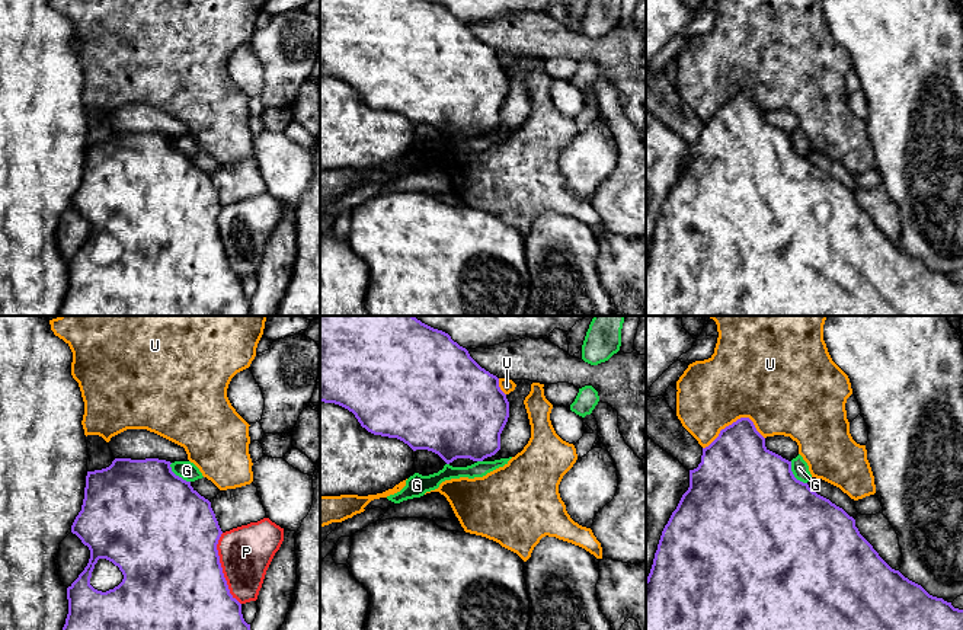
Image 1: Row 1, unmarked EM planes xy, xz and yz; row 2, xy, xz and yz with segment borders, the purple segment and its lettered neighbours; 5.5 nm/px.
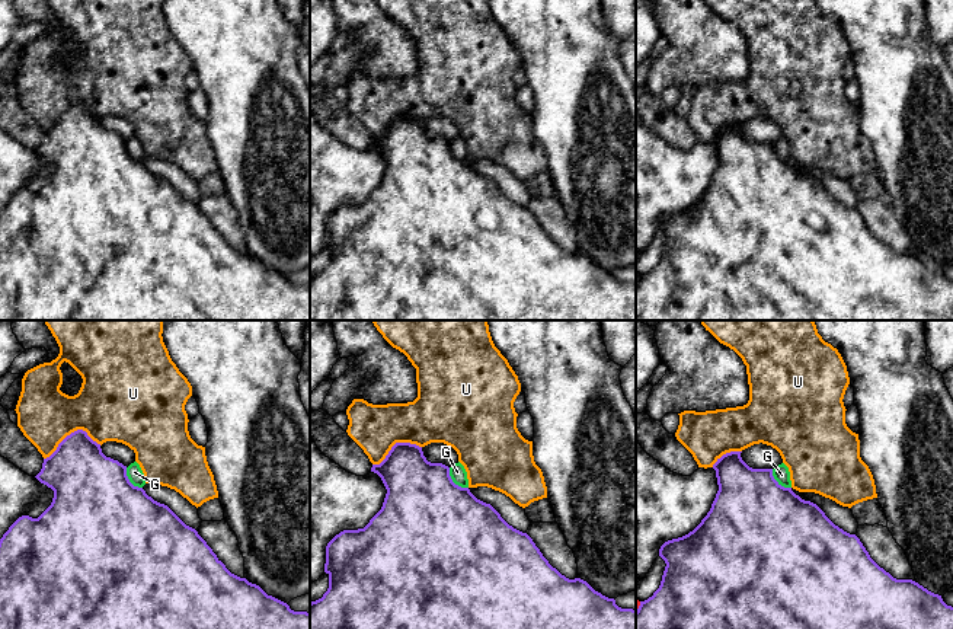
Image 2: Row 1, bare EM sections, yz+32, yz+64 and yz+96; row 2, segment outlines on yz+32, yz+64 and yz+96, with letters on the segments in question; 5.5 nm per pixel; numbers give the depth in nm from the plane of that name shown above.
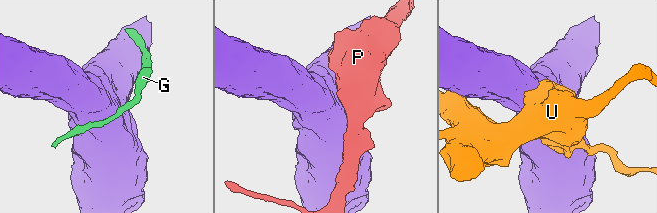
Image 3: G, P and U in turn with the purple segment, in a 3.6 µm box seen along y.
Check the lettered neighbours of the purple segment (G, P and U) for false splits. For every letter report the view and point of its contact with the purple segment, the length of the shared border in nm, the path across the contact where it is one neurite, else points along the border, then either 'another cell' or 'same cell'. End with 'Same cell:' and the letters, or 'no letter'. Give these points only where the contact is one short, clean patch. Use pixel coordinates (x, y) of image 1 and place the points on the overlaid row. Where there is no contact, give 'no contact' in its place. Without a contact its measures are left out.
G: meets purple in yz at (793, 475); contact 160 nm long; same cell
P: meets purple in xy at (221, 569); contact 420 nm long; another cell
U: meets purple in yz at (733, 422); contact 360 nm long; another cell
Same cell: G

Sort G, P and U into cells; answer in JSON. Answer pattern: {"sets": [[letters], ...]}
{"sets": [["G"], ["P"], ["U"]]}

